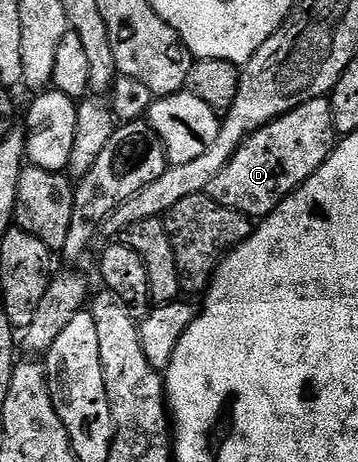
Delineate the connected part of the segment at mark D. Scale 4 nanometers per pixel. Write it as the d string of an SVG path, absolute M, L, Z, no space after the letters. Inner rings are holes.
M329 99L307 101L307 105L291 109L291 113L271 121L245 138L231 161L223 165L219 177L211 181L207 194L219 205L260 221L329 160L334 146L335 132Z

